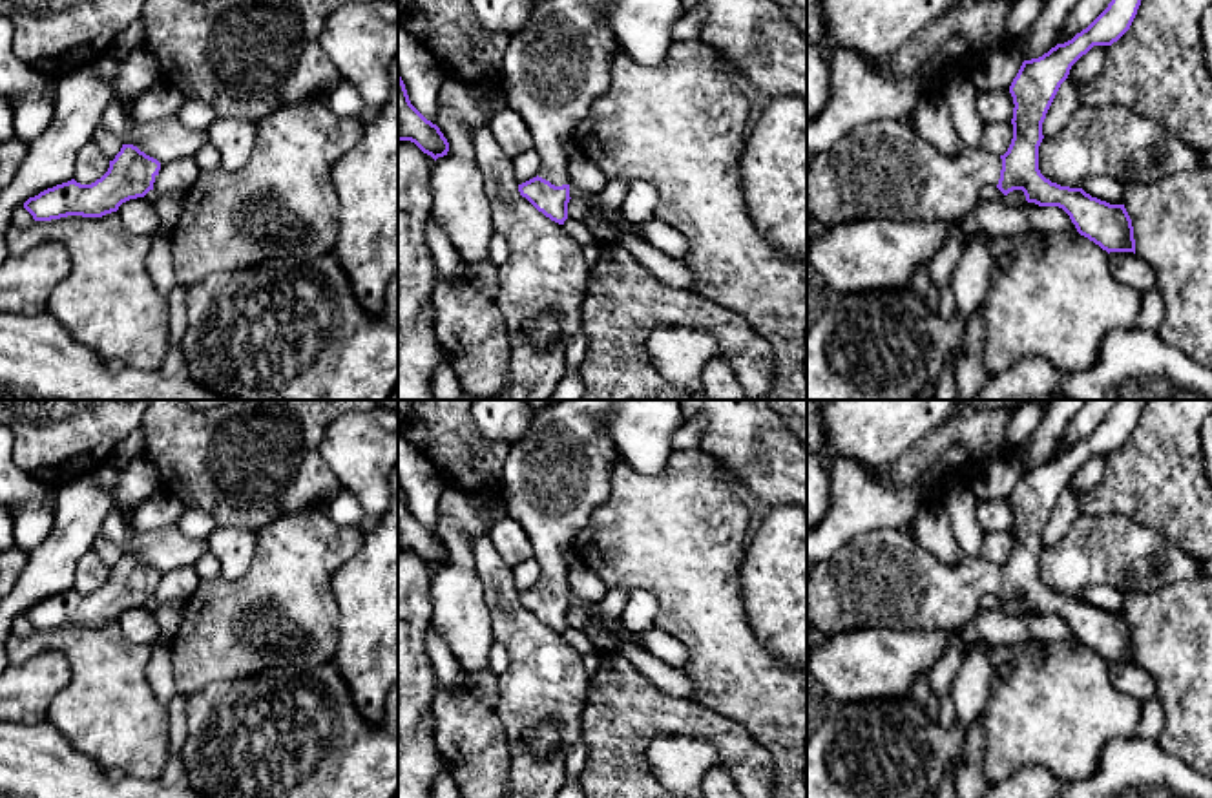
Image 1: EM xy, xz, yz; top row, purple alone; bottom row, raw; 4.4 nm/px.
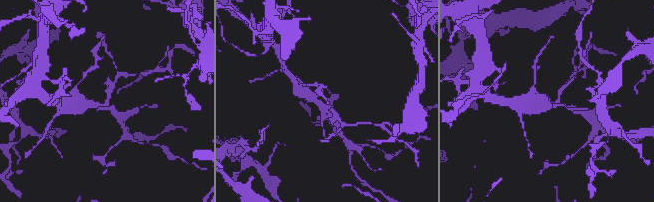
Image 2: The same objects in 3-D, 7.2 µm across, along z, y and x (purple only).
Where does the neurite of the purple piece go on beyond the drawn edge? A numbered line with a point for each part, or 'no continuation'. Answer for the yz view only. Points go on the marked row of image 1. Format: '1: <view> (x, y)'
1: yz (880, 170)

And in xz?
1: xz (553, 70)

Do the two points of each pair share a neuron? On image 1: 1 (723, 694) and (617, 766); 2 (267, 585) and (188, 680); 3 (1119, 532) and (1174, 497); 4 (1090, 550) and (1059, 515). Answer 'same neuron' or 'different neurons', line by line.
1: different neurons
2: same neuron
3: different neurons
4: different neurons

